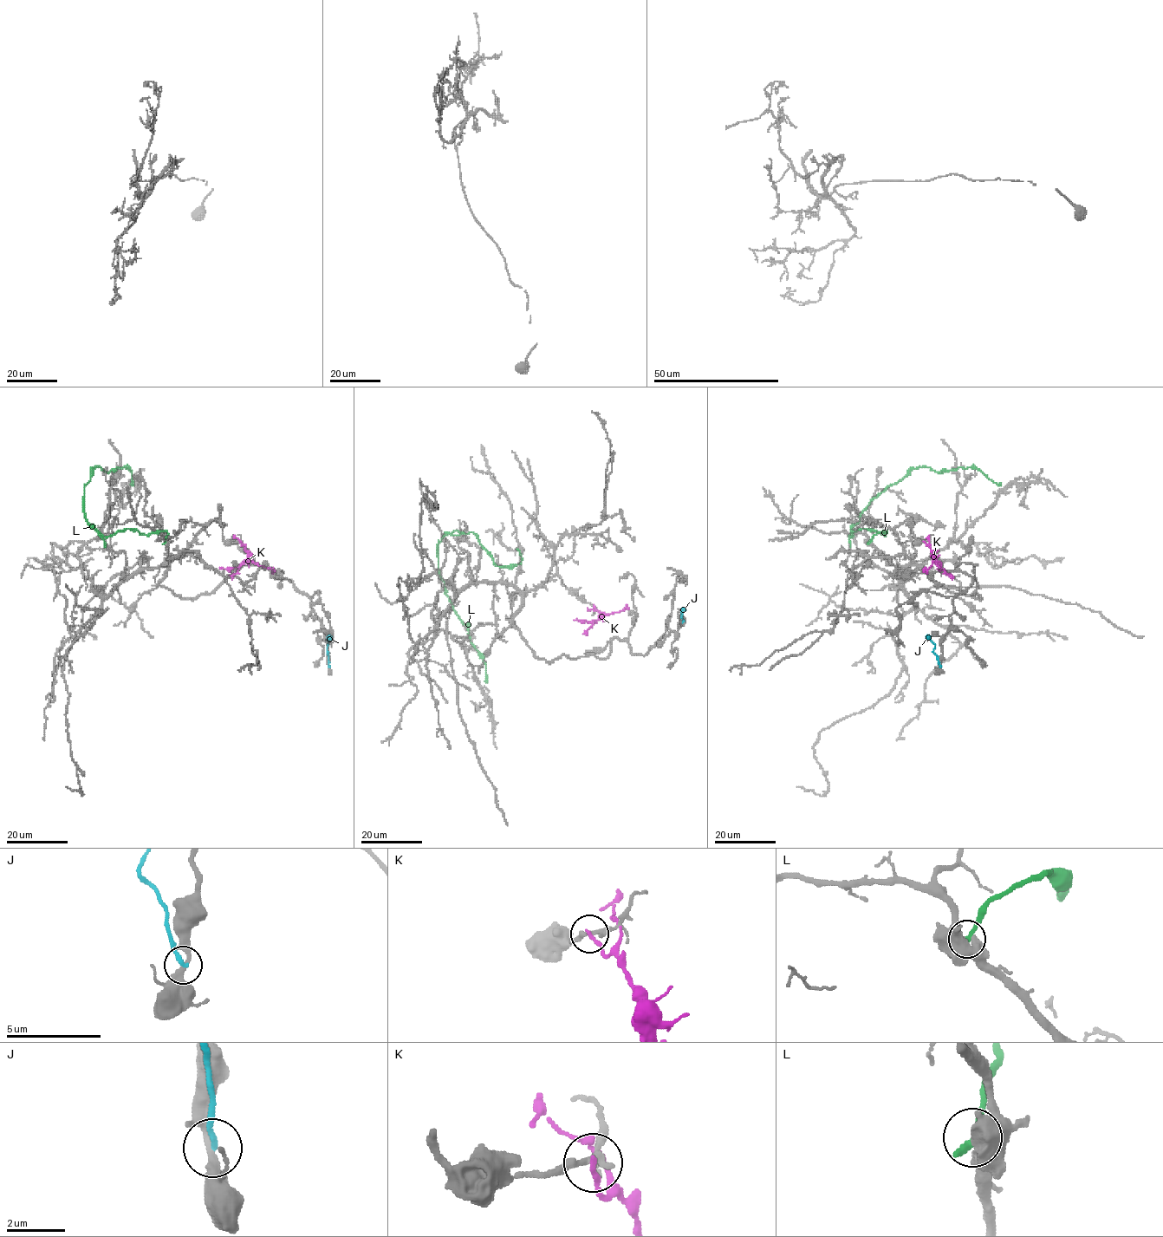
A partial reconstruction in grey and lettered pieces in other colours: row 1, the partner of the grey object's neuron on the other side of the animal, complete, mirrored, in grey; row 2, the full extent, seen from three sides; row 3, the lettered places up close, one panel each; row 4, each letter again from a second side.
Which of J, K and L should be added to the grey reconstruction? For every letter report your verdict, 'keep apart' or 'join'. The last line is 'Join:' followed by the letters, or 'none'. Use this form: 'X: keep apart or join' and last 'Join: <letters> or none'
J: keep apart
K: keep apart
L: keep apart
Join: none

